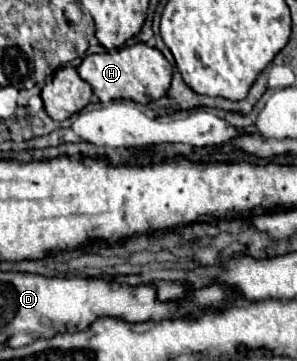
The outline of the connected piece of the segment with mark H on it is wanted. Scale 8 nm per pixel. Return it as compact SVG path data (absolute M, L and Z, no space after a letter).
M135 43L131 47L123 47L123 49L115 49L115 51L107 51L107 53L97 53L97 55L87 55L83 59L83 63L77 67L81 79L85 79L91 87L93 93L99 97L101 103L113 101L113 99L131 99L135 103L149 103L155 99L161 99L171 83L171 63L163 57L163 53L155 47L149 47L145 43Z

